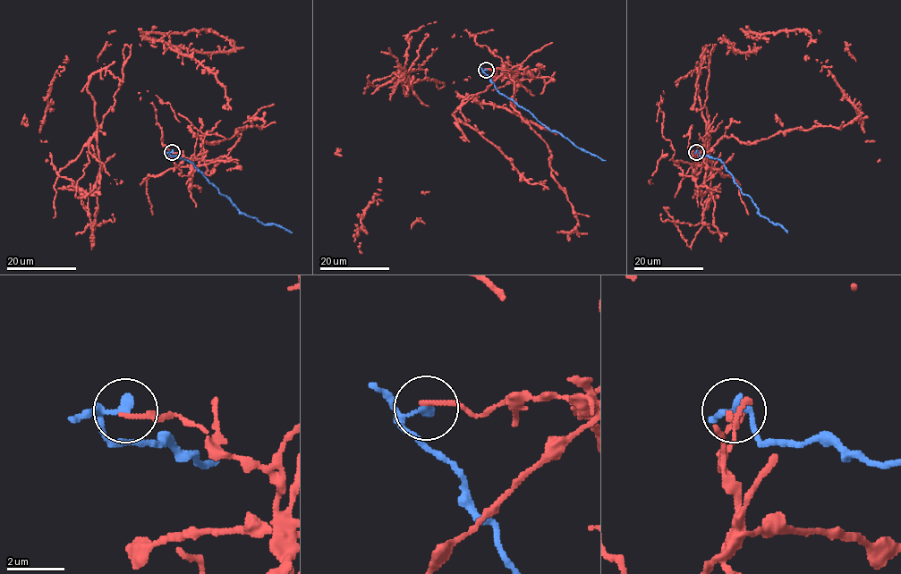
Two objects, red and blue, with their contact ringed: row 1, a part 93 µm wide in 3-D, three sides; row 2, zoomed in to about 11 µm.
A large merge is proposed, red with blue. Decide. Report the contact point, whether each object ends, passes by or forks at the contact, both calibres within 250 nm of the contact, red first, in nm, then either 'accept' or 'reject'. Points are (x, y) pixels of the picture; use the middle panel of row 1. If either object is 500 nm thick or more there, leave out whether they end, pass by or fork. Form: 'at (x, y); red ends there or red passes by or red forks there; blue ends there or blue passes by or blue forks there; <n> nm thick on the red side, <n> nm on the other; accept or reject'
at (486, 70); red ends there; blue passes by; 170 nm thick on the red side, 220 nm on the other; reject

